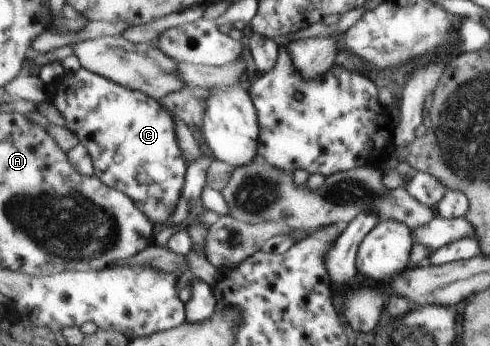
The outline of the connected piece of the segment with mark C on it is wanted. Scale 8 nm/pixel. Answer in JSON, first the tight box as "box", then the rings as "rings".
{"box":[52,69,189,225],"rings":[[[88,69],[64,74],[57,81],[60,87],[52,104],[59,109],[66,128],[78,138],[79,144],[85,144],[89,148],[95,162],[95,174],[108,186],[131,195],[154,224],[168,225],[183,197],[189,167],[179,145],[172,114],[154,97],[130,90]]]}

